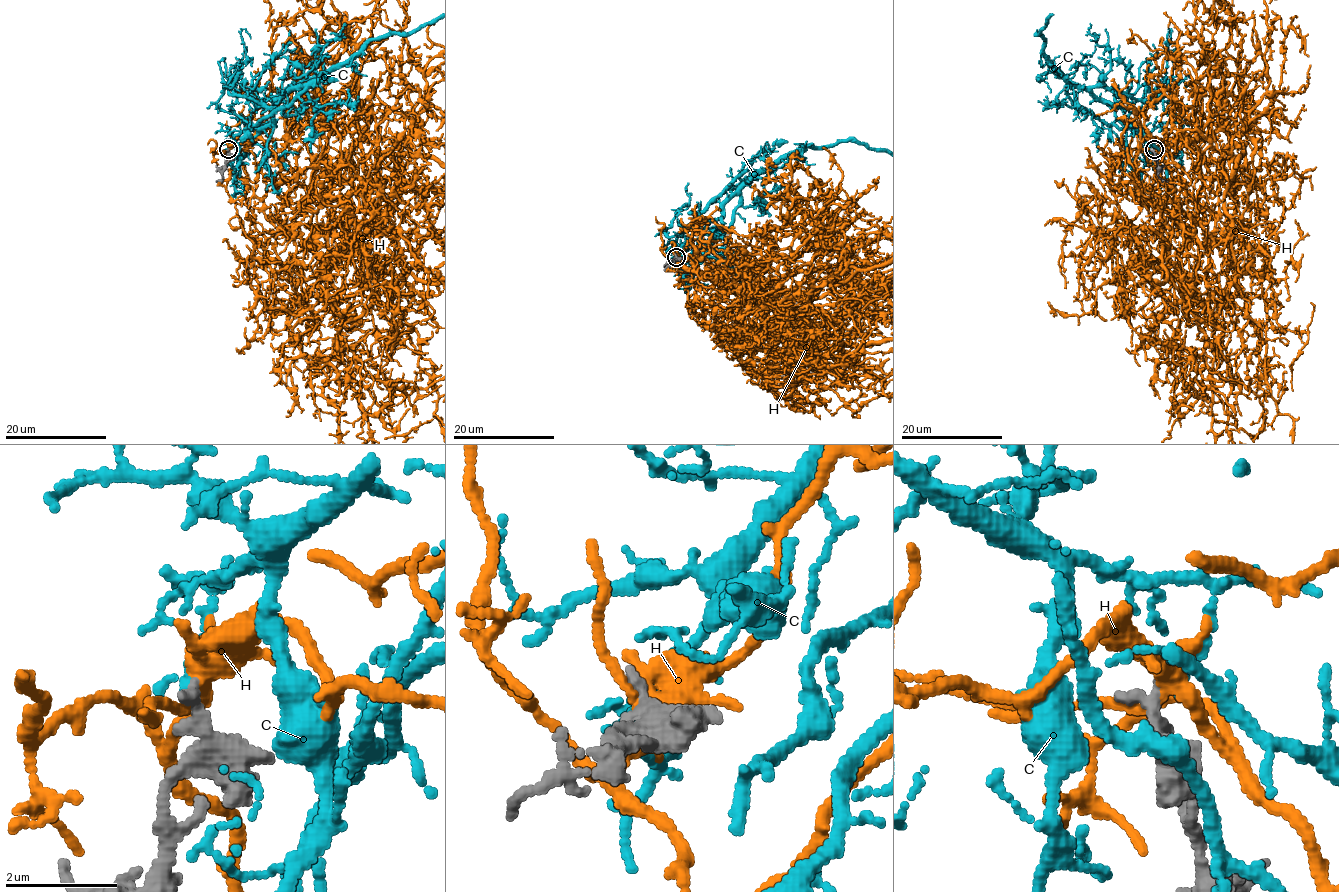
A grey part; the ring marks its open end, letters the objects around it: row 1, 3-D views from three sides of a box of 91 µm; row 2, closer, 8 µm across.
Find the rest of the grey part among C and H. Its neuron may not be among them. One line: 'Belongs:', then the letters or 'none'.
Belongs: none

